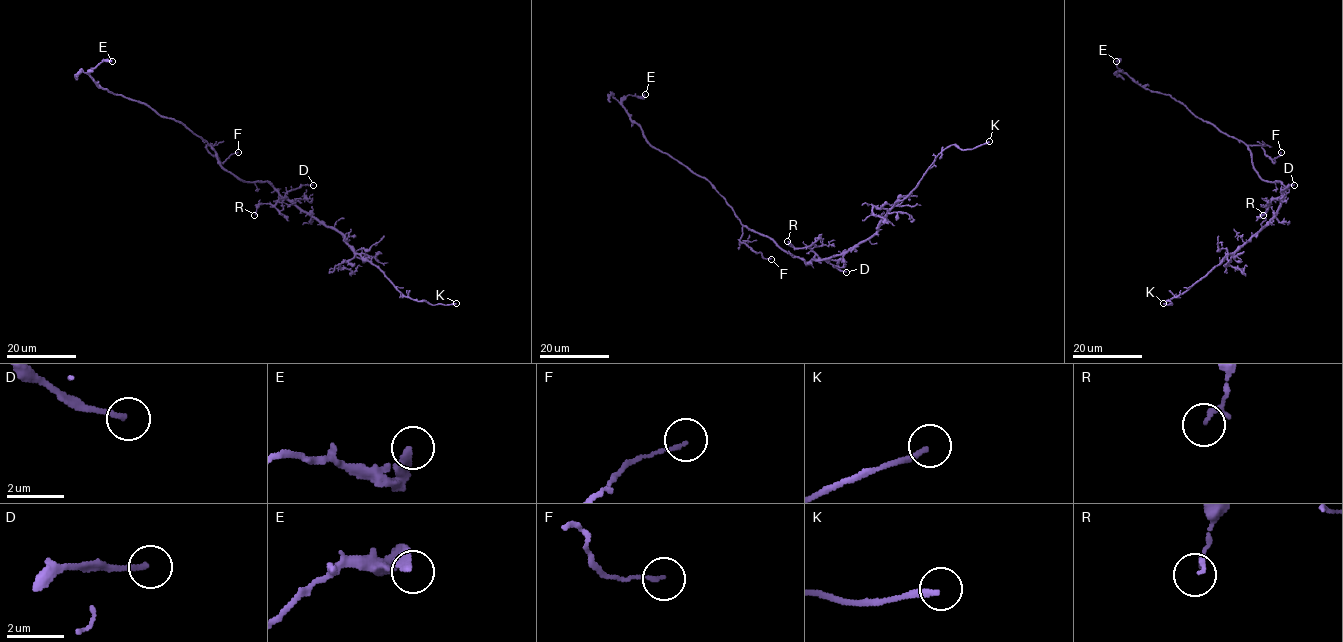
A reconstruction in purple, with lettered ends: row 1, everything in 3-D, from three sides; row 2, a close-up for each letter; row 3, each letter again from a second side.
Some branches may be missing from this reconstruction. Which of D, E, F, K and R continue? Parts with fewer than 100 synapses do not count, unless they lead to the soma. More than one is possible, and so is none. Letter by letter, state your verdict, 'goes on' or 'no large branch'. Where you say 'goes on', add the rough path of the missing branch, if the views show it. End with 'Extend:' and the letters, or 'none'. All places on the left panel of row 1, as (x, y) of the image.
D: no large branch
E: no large branch
F: no large branch
K: goes on; course (456, 303), (477, 302), (490, 297)
R: no large branch
Extend: K

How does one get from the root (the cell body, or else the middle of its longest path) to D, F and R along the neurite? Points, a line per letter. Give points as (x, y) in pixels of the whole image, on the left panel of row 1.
D: (253, 181), (267, 181), (282, 196), (304, 185), (313, 185)
F: (253, 181), (242, 181), (227, 172), (216, 152), (206, 146), (221, 162), (238, 152)
R: (253, 181), (267, 181), (282, 199), (274, 205), (261, 203), (254, 215)

